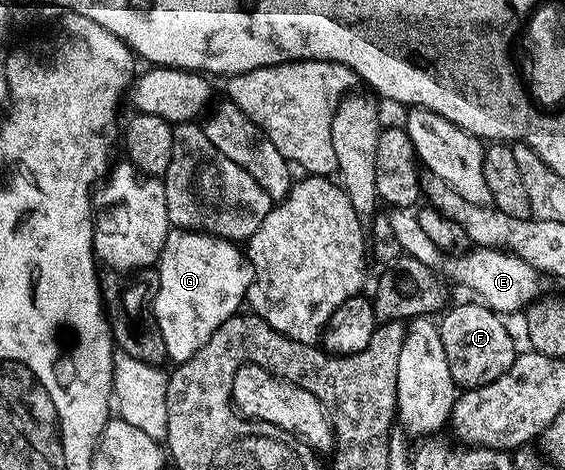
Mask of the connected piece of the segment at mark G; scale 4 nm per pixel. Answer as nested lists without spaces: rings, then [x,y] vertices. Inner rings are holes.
[[[187,229],[169,230],[164,252],[160,254],[160,284],[152,301],[152,315],[156,318],[156,326],[160,328],[160,336],[166,345],[166,356],[169,360],[173,359],[173,364],[188,362],[190,357],[194,357],[194,353],[198,353],[198,349],[202,349],[202,345],[206,345],[206,341],[210,341],[218,325],[222,325],[231,315],[241,310],[254,272],[245,252],[236,247],[239,246],[235,242],[215,235]]]

